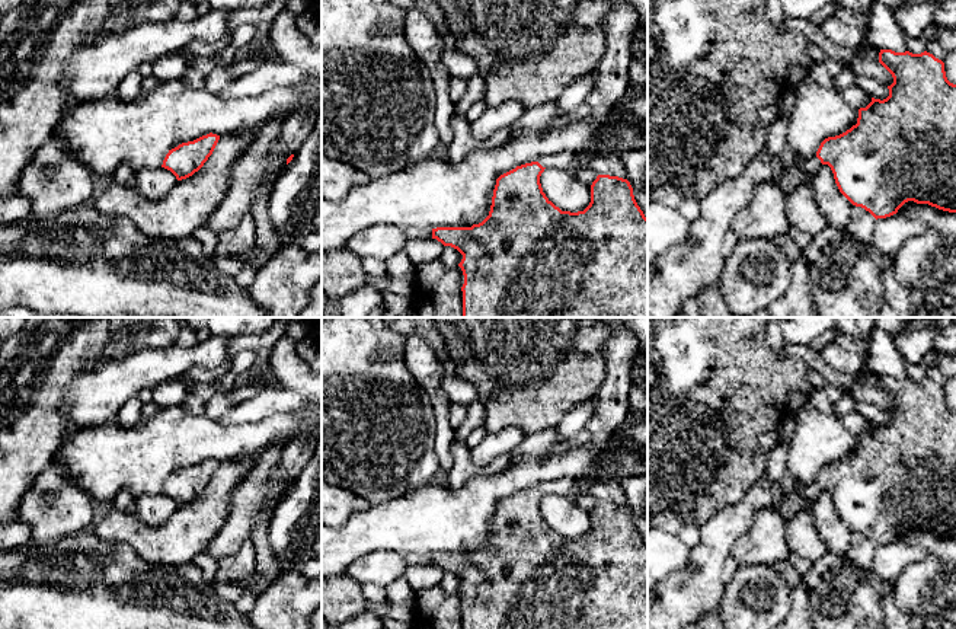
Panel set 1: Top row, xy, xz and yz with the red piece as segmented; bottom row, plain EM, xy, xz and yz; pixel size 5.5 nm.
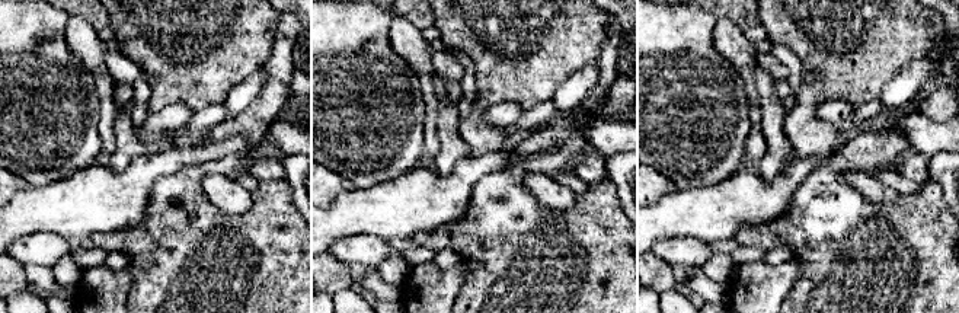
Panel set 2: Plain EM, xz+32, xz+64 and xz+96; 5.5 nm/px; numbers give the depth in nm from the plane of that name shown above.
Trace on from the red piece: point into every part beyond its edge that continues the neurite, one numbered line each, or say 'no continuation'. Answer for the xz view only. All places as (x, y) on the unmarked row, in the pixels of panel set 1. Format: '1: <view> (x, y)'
1: xz (565, 488)

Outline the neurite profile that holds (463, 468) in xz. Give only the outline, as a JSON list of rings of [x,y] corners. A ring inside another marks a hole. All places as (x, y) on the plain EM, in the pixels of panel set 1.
[[[457,438],[451,444],[453,464],[448,470],[448,488],[460,489],[470,478],[476,475],[495,475],[511,466],[509,454],[496,457],[486,466],[477,464],[471,457],[471,450],[466,441]]]

